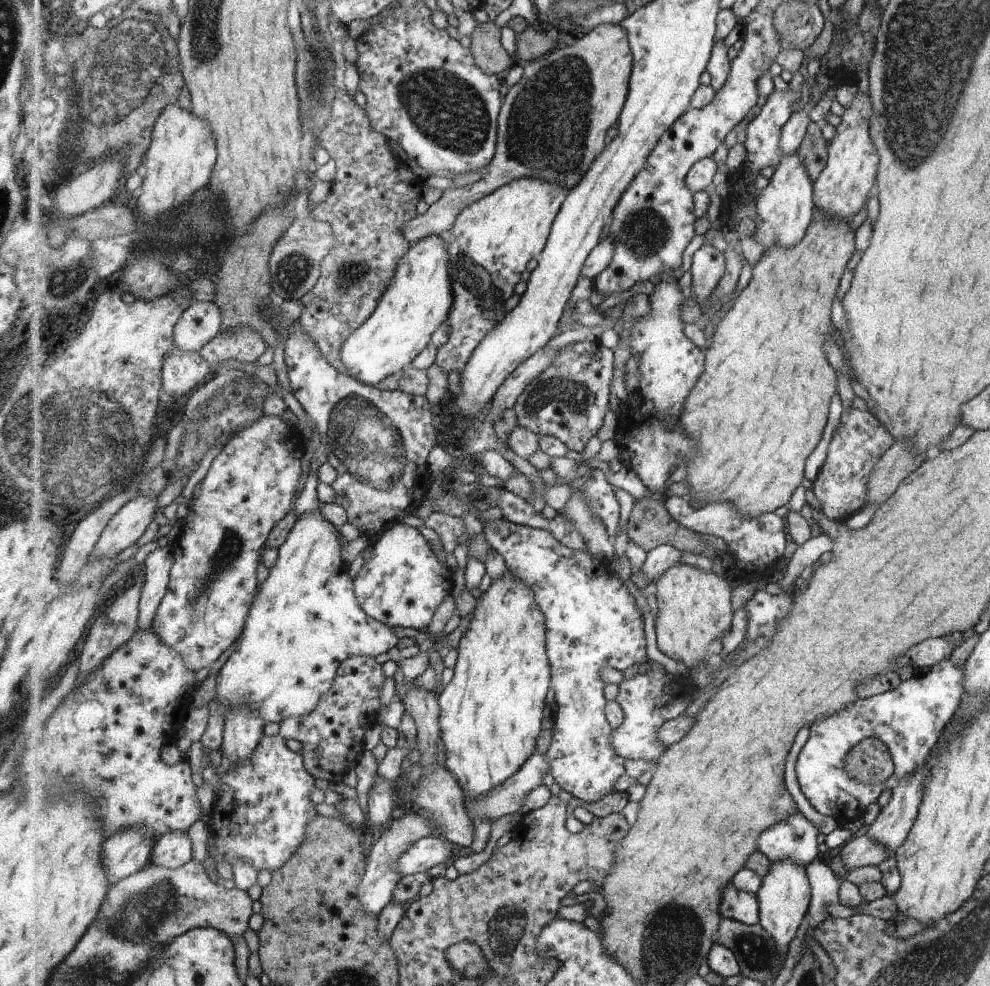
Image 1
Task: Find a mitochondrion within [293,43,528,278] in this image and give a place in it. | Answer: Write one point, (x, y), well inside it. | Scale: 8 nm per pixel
(447, 110)

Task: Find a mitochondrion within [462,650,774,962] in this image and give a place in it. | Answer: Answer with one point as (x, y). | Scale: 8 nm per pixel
(680, 928)

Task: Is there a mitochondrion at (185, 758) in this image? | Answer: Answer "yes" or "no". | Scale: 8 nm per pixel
no

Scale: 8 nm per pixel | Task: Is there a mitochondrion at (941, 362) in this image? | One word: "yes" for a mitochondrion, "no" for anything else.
no

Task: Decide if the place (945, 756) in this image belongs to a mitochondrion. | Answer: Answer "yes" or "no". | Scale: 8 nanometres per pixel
no

